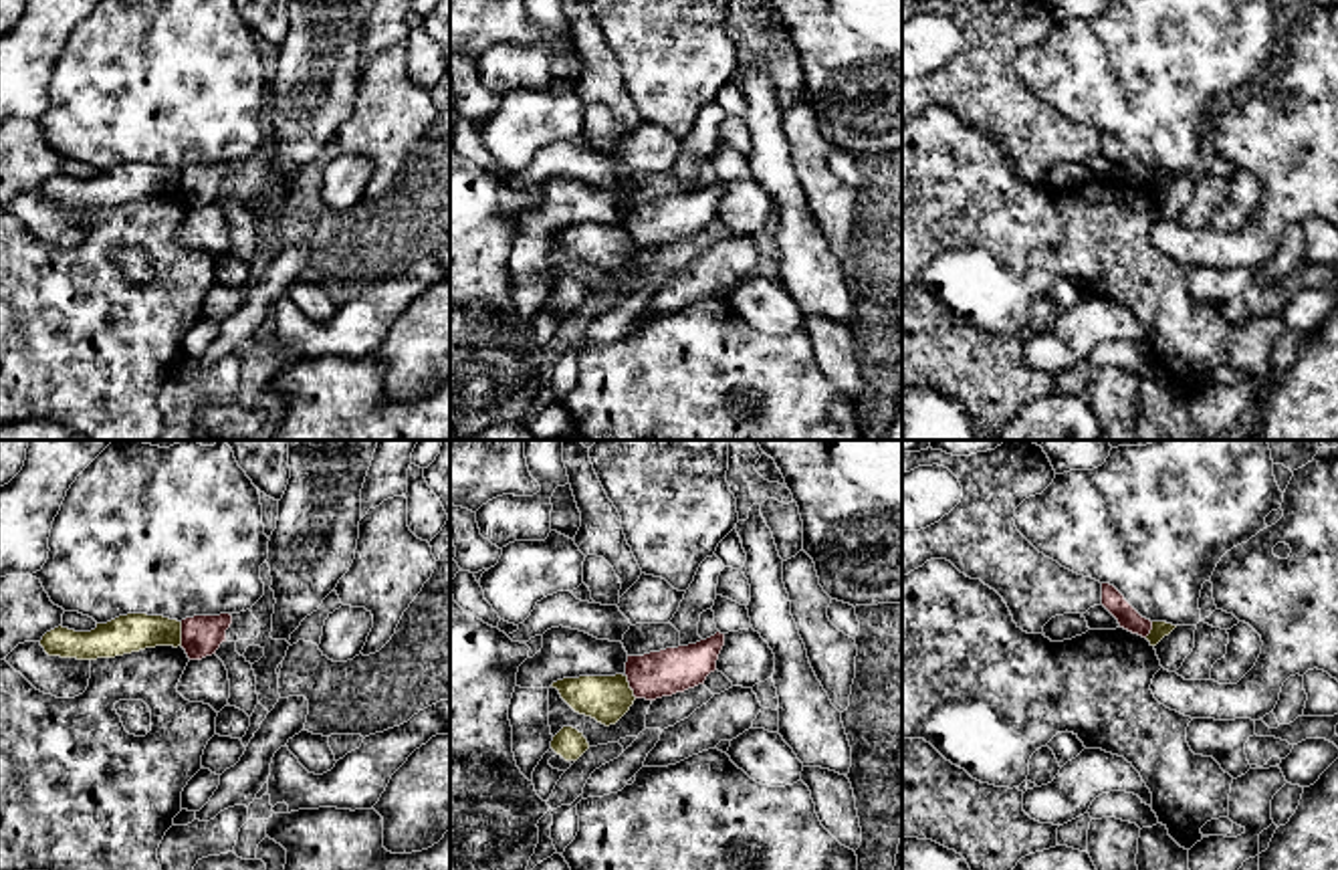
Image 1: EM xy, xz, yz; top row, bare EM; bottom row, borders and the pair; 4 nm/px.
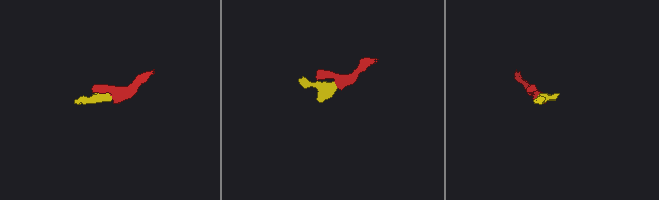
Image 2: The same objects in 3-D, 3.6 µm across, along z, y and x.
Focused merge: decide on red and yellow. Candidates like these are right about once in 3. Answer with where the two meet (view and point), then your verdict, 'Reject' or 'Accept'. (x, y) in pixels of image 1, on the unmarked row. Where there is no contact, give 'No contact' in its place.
Touches red at xy (182, 182). Reject

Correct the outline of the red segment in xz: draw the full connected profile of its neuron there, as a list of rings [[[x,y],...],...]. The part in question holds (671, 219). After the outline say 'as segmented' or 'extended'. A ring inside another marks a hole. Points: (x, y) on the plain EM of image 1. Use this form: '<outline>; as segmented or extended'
[[[724,182],[696,192],[666,196],[644,204],[628,204],[626,224],[636,246],[656,248],[704,232],[716,218]]]; as segmented

